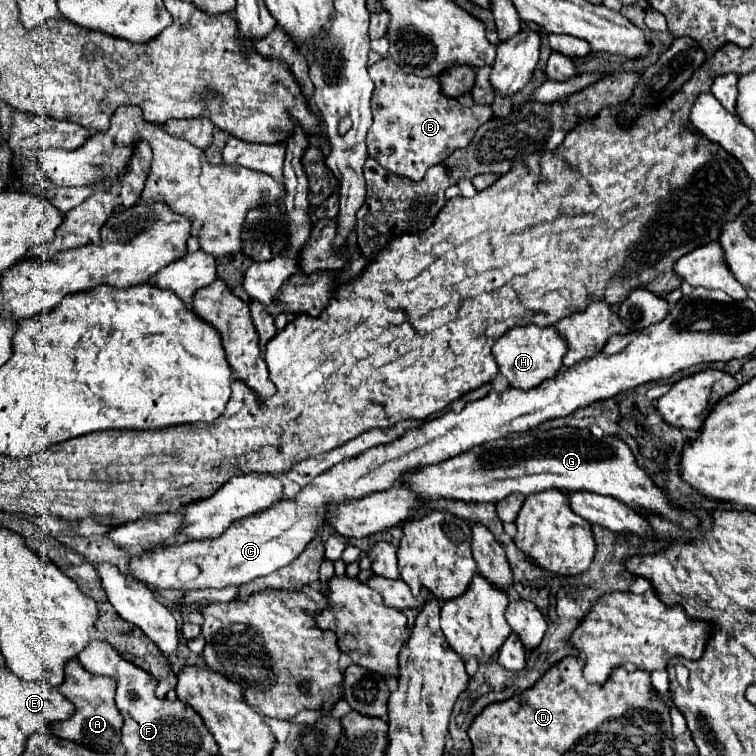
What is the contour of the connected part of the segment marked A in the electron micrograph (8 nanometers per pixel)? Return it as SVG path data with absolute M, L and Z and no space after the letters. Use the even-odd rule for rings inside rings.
M71 660L65 666L65 682L59 686L59 692L75 704L75 714L65 722L51 724L51 730L55 736L71 740L71 742L83 742L89 750L99 752L117 752L121 744L121 728L123 728L123 716L119 714L113 696L115 696L115 678L97 676L87 672L79 660Z

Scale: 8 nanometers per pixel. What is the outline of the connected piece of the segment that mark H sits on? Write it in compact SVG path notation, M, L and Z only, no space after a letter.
M515 326L509 332L505 332L493 346L493 356L497 360L499 372L509 380L513 388L531 390L539 386L543 380L549 380L557 374L557 370L563 366L563 354L567 352L567 342L563 342L563 336L553 326Z

